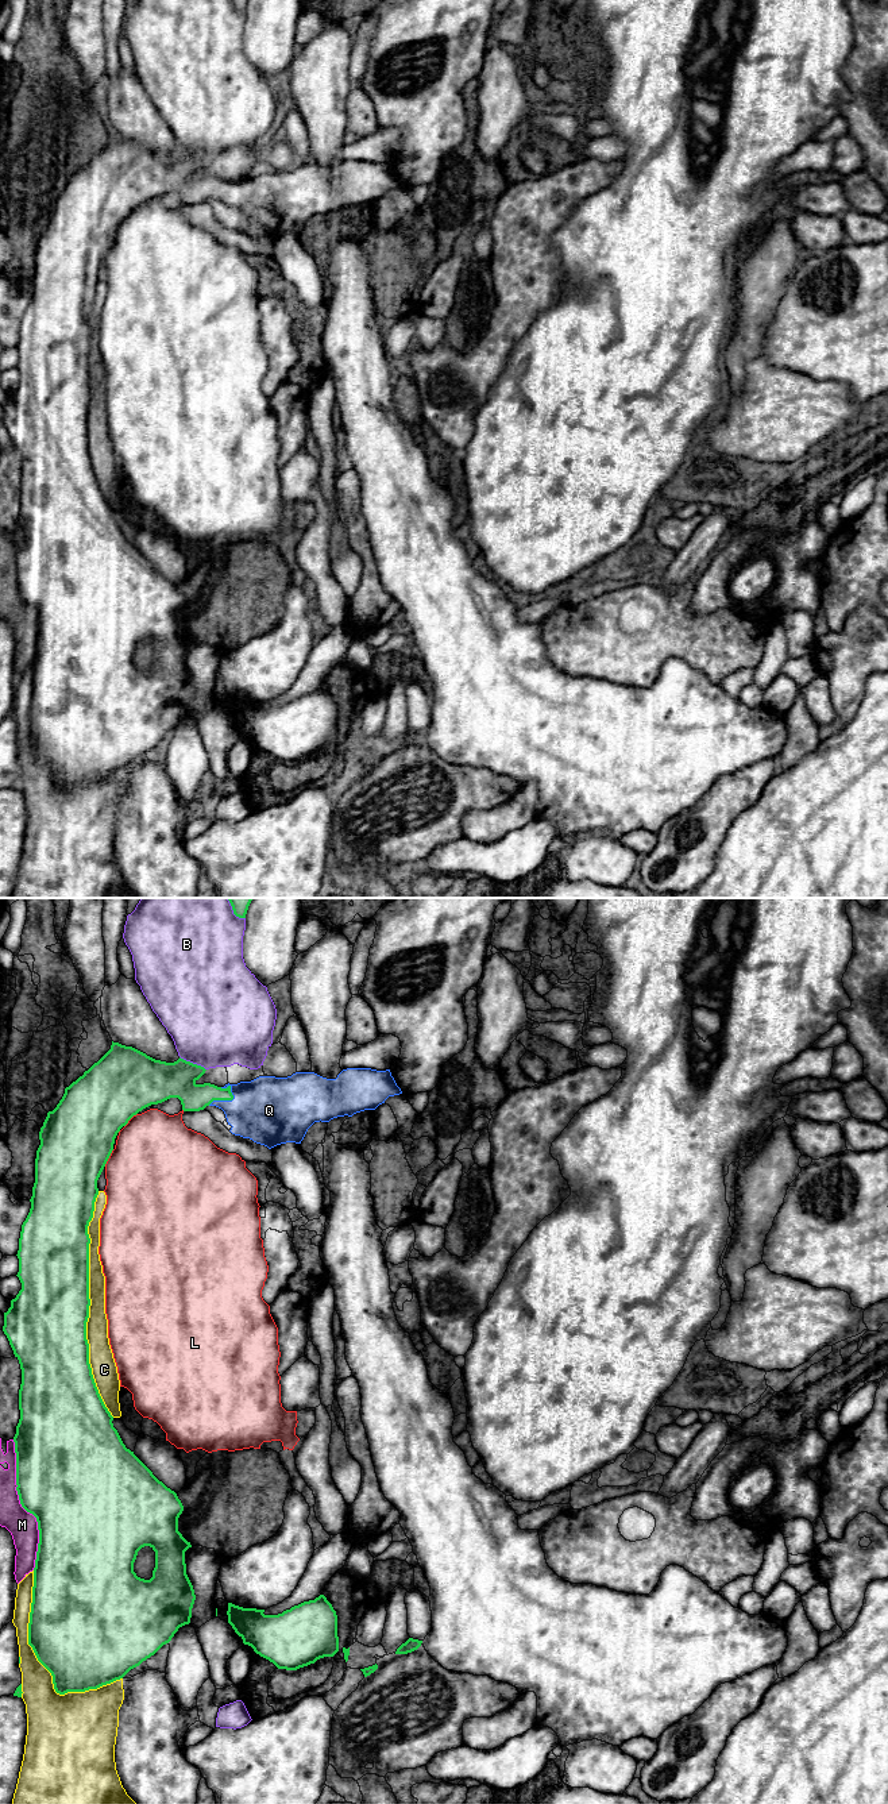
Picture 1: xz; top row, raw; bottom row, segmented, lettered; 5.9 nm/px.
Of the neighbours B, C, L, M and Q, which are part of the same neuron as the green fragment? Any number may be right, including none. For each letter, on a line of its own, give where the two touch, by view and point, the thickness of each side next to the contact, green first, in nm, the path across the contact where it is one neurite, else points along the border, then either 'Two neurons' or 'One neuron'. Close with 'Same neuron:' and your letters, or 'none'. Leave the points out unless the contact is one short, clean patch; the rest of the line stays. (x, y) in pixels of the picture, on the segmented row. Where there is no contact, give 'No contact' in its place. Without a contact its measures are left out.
B: Touches green at xz (192, 1063). Thickness 260 nm (green) against 480 nm. Two neurons
C: Touches green at xz (89, 1305). Thickness 460 nm (green) against 130 nm. Two neurons
L: Touches green at xz (108, 1157). Thickness 440 nm (green) against 500 nm. Two neurons
M: Touches green at xz (22, 1506). Thickness 480 nm (green) against 170 nm. Two neurons
Q: Touches green at xz (226, 1099). Thickness 160 nm (green) against 400 nm. Path across: xz (193, 1097), (226, 1099), (266, 1110). One neuron
Same neuron: Q

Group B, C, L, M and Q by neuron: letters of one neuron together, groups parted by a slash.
B / C / L / M / Q

